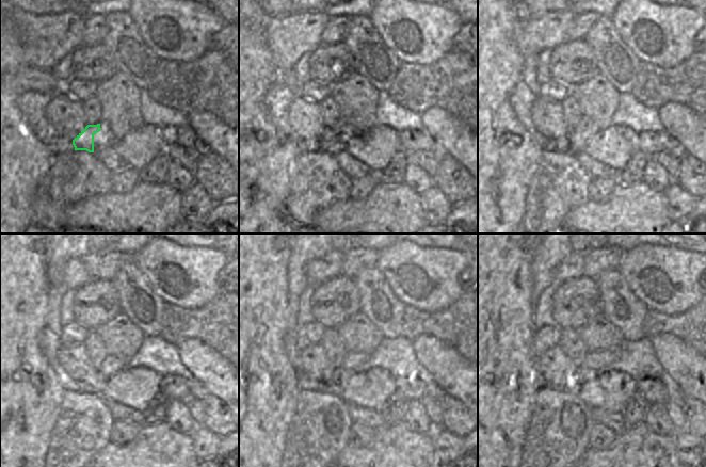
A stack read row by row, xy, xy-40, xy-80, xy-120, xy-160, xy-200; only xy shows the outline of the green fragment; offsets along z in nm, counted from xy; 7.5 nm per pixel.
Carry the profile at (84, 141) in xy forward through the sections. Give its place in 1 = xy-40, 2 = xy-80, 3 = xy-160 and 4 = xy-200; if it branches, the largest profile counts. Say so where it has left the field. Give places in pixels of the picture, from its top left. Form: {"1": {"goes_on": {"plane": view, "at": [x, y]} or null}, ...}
{"1": {"goes_on": {"plane": "xy-40", "at": [343, 132]}}, "2": {"goes_on": {"plane": "xy-80", "at": [580, 134]}}, "3": {"goes_on": {"plane": "xy-160", "at": [351, 360]}}, "4": {"goes_on": {"plane": "xy-200", "at": [596, 359]}}}

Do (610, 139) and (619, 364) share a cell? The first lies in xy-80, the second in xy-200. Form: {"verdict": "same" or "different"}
{"verdict": "different"}

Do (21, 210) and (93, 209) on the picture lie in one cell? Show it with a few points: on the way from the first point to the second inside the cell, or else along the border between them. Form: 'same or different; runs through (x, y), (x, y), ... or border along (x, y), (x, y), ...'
different; border along (38, 187), (32, 200), (31, 222)

